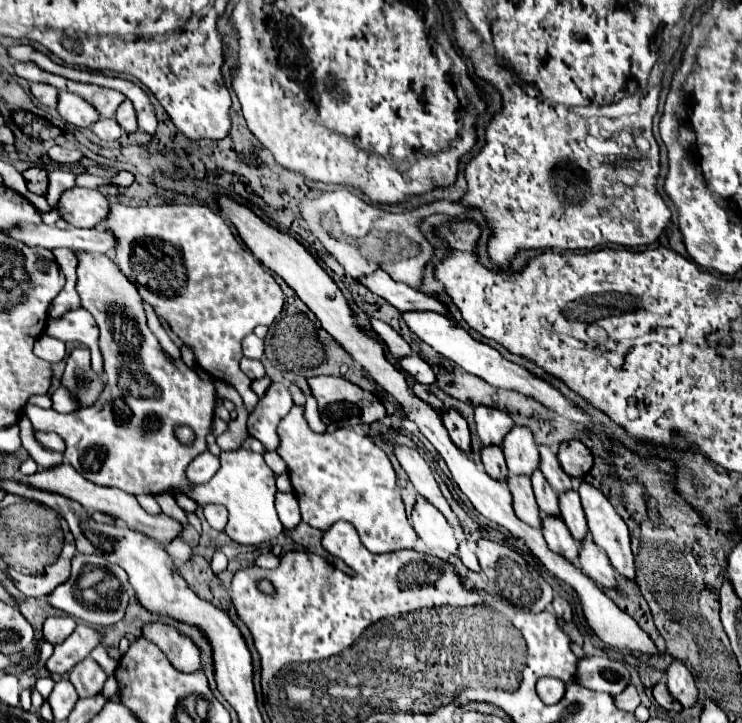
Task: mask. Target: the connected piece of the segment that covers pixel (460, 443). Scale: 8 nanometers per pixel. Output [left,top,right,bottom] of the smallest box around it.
[442,408,470,452]

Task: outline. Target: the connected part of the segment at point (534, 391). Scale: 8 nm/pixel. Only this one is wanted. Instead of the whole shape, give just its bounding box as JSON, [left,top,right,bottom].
[402,312,588,424]

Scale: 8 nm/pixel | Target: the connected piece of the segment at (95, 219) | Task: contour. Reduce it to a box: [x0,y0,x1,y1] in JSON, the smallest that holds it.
[58,186,110,228]

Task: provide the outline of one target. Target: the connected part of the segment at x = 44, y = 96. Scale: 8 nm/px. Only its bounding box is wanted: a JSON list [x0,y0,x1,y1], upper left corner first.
[30,82,58,108]

